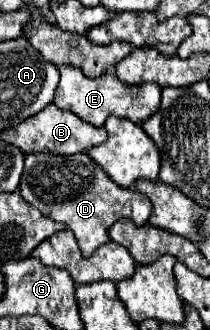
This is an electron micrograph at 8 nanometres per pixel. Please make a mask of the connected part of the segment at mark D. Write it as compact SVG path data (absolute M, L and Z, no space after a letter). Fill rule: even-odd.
M86 152L72 156L28 154L20 194L44 216L64 222L76 234L84 256L92 256L98 246L110 242L108 230L114 222L130 218L136 226L144 226L152 214L152 202L146 196L138 190L118 186Z

